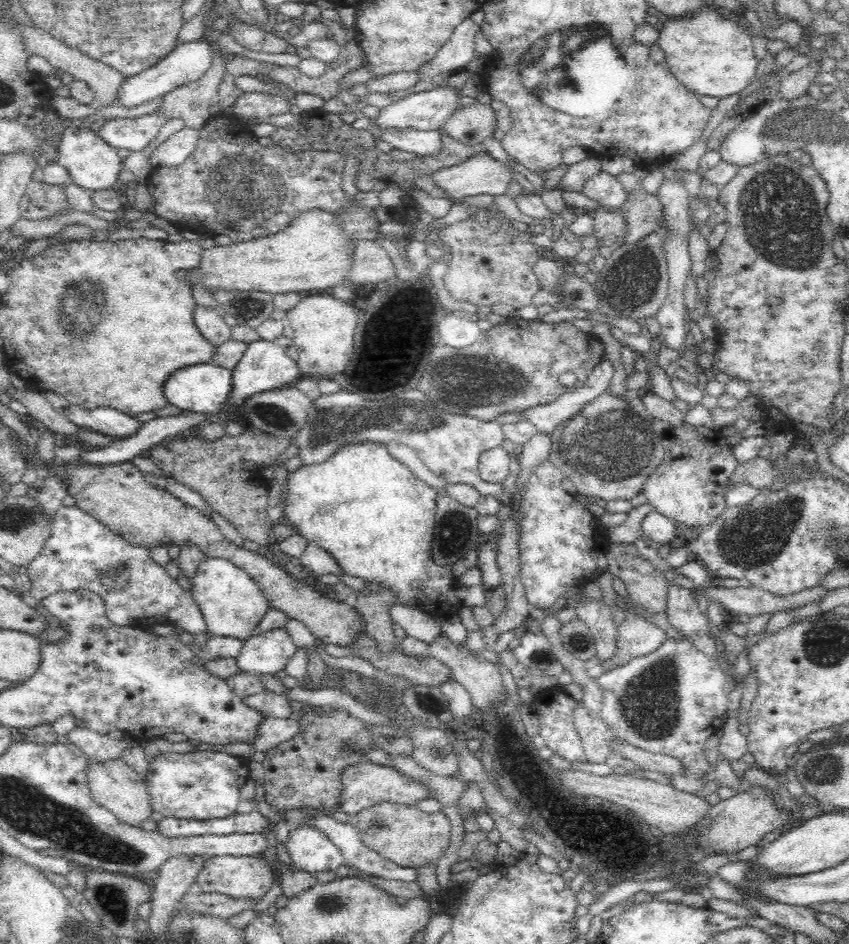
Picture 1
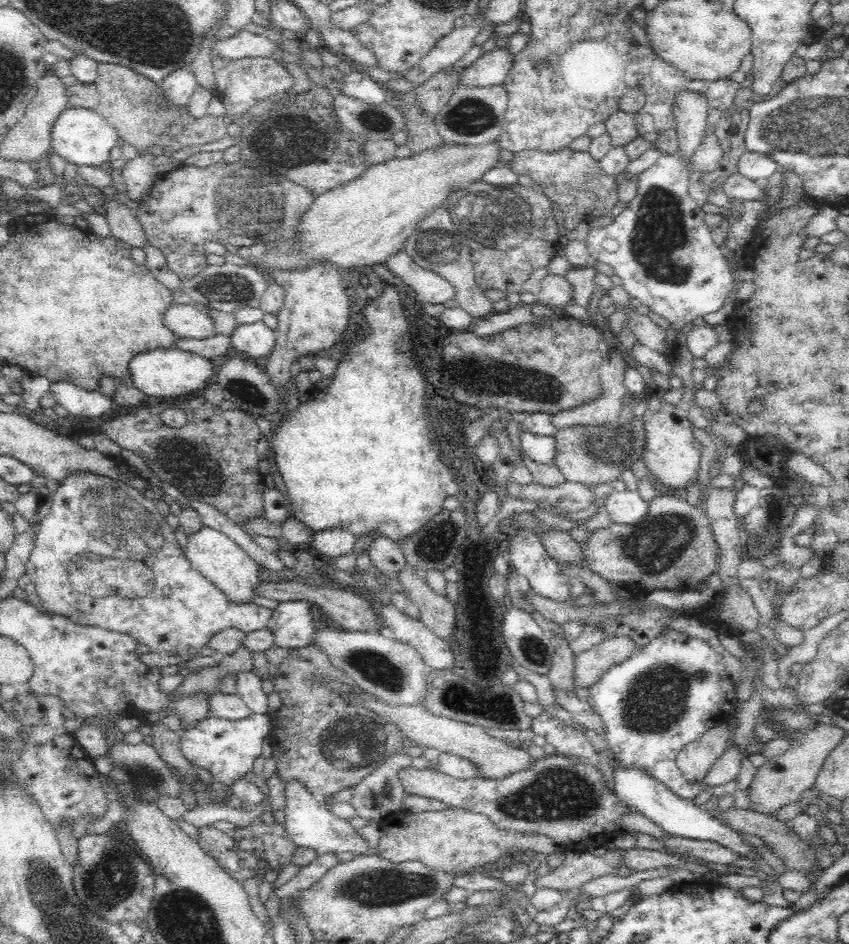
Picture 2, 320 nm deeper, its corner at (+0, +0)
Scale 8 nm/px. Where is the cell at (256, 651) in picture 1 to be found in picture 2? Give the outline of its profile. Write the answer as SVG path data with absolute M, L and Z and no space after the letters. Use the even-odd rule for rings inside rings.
M290 600L280 602L274 608L267 626L274 635L276 646L294 650L313 642L313 605L310 601Z

